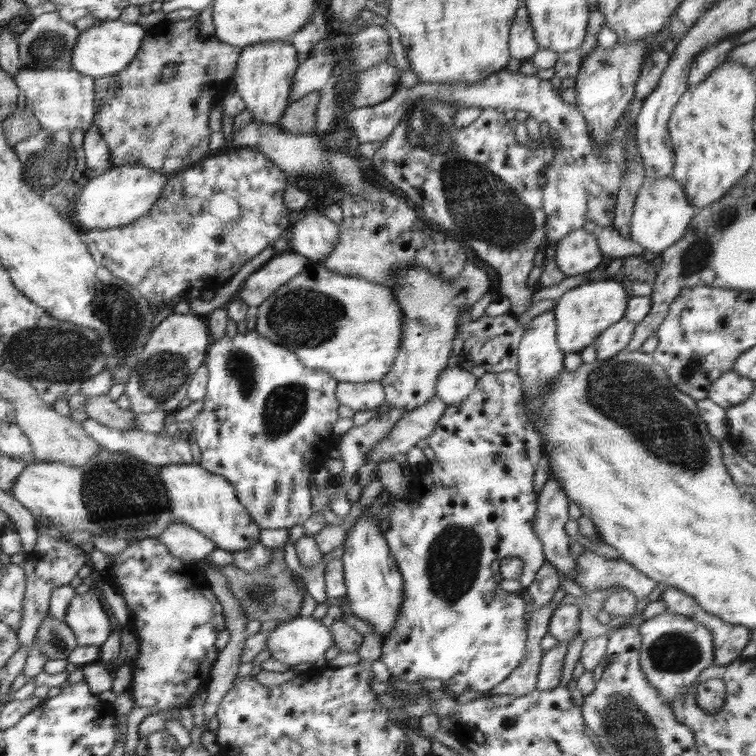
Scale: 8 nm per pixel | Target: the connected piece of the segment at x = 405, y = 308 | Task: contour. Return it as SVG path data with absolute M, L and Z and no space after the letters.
M468 261L460 277L450 283L443 282L419 267L401 269L392 293L404 313L403 338L398 356L390 372L380 380L384 388L385 403L391 408L414 410L436 396L436 382L447 368L453 341L457 332L456 317L460 309L471 306L491 290L490 274L484 266Z

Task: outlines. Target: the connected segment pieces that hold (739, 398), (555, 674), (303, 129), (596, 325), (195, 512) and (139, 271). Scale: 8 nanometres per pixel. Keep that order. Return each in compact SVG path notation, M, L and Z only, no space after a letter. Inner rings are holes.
M734 370L728 371L712 382L705 398L727 409L744 402L752 394L754 382Z
M570 640L559 641L552 650L544 651L537 676L536 690L552 690L561 684L562 666Z
M312 91L296 102L290 103L278 122L279 128L288 133L312 133L317 126L316 114L320 96L322 96L320 91Z
M605 279L600 282L587 282L577 288L566 291L556 300L552 309L556 322L556 343L564 354L580 353L586 346L591 346L603 334L604 330L616 324L626 312L630 297L629 287L620 280Z
M196 463L162 465L162 479L170 497L170 512L175 521L184 521L216 543L217 548L238 552L260 542L260 526L238 501L236 490L222 475L211 473Z
M239 147L234 152L231 151L220 155L212 154L192 166L168 173L166 177L168 177L168 184L164 186L162 196L158 198L159 202L151 208L151 212L147 216L141 217L138 221L128 225L116 226L112 229L90 229L81 235L81 240L87 245L92 259L94 259L99 266L110 270L114 276L124 280L129 286L136 289L152 307L162 307L170 298L174 298L174 296L178 294L184 294L193 288L198 288L203 291L218 291L218 289L226 282L229 282L244 265L254 259L256 255L260 254L266 248L273 247L274 242L276 242L284 232L289 230L292 224L293 214L287 210L283 199L284 190L290 183L288 181L288 174L282 171L273 160L270 160L267 156L264 156L264 154L254 148Z

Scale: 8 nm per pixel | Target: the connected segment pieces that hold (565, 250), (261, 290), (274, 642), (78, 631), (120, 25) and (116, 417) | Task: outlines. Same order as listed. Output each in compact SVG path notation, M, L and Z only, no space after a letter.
M583 228L556 242L556 263L566 276L588 273L602 262L602 252L592 232Z
M294 251L274 255L246 278L234 298L242 299L254 310L280 289L280 286L300 275L310 262L305 256Z
M296 616L267 633L265 648L270 649L270 656L292 668L305 668L306 666L318 666L323 664L324 654L328 648L334 646L334 637L328 626L321 623L320 619L306 616Z
M95 588L72 598L64 620L74 632L77 646L101 646L108 639L112 623L105 607Z
M119 18L101 21L98 26L92 26L78 34L76 44L72 48L72 68L80 74L94 78L113 76L122 72L138 54L146 29L136 24L124 24Z
M107 394L86 397L84 411L88 418L94 419L104 426L134 431L136 413L132 409L122 409Z

